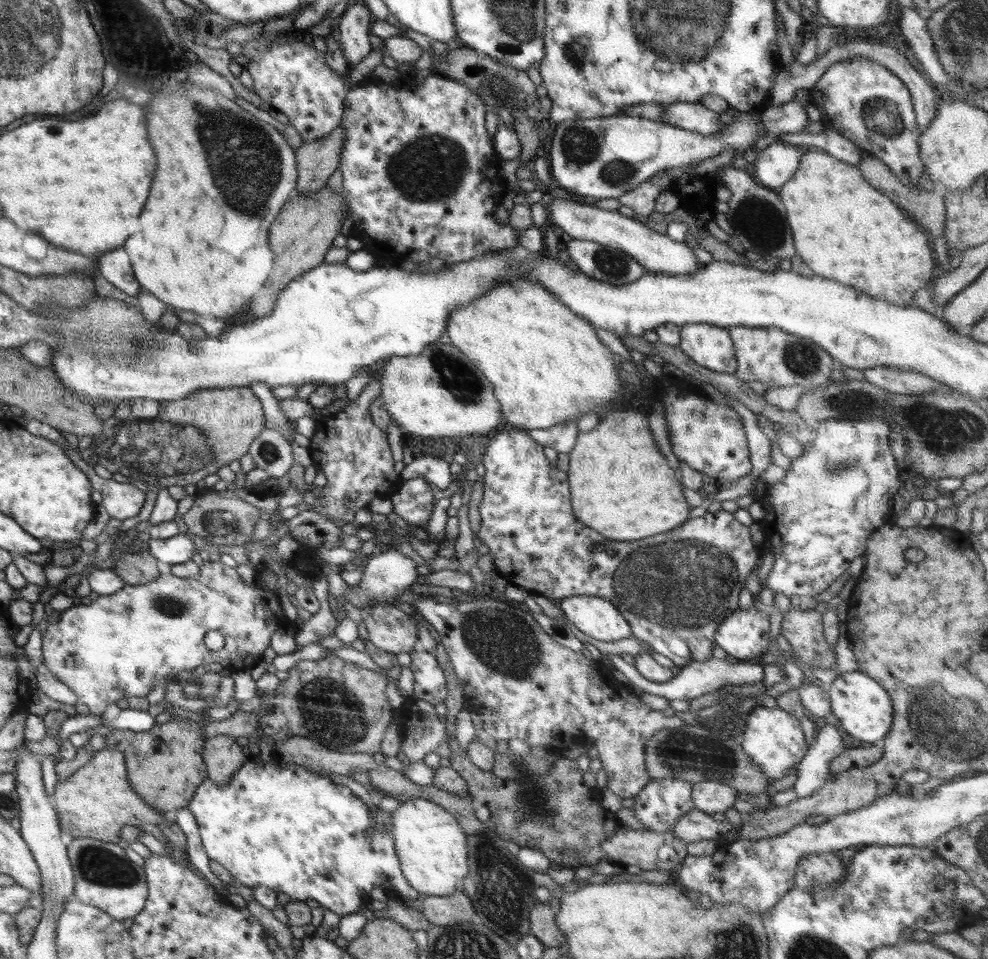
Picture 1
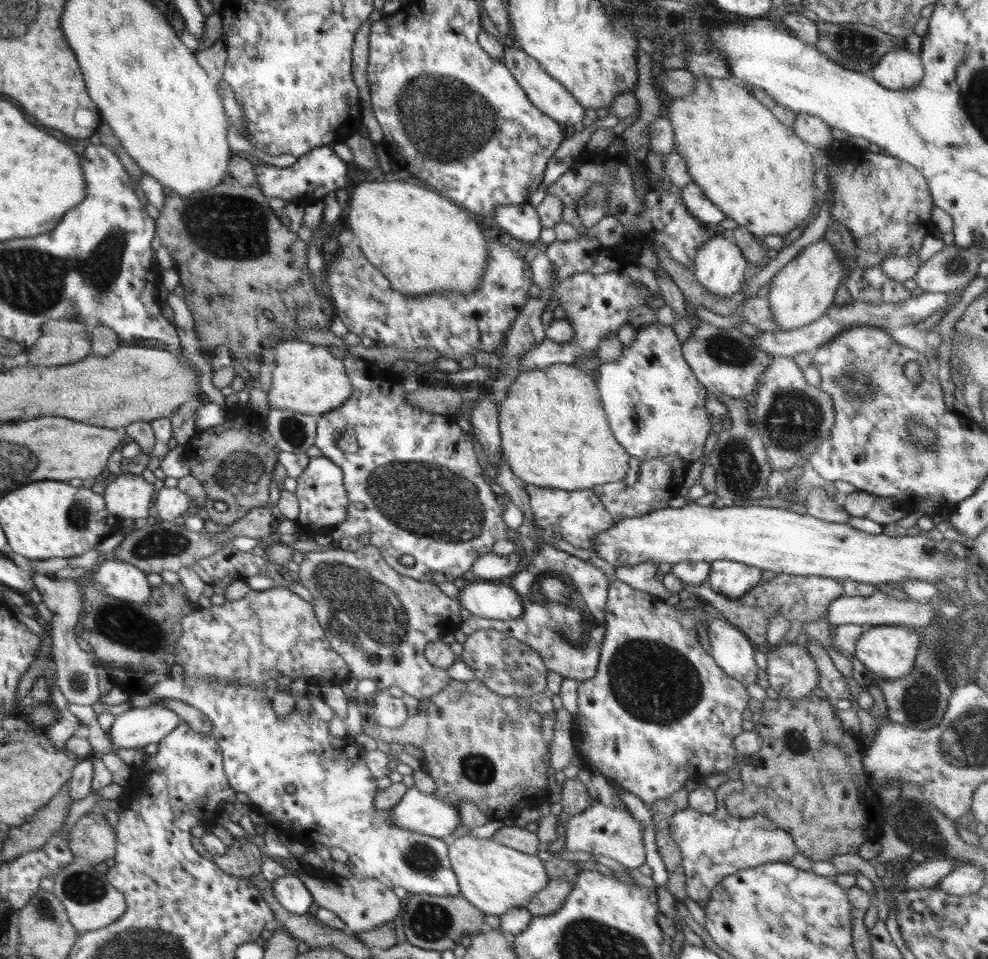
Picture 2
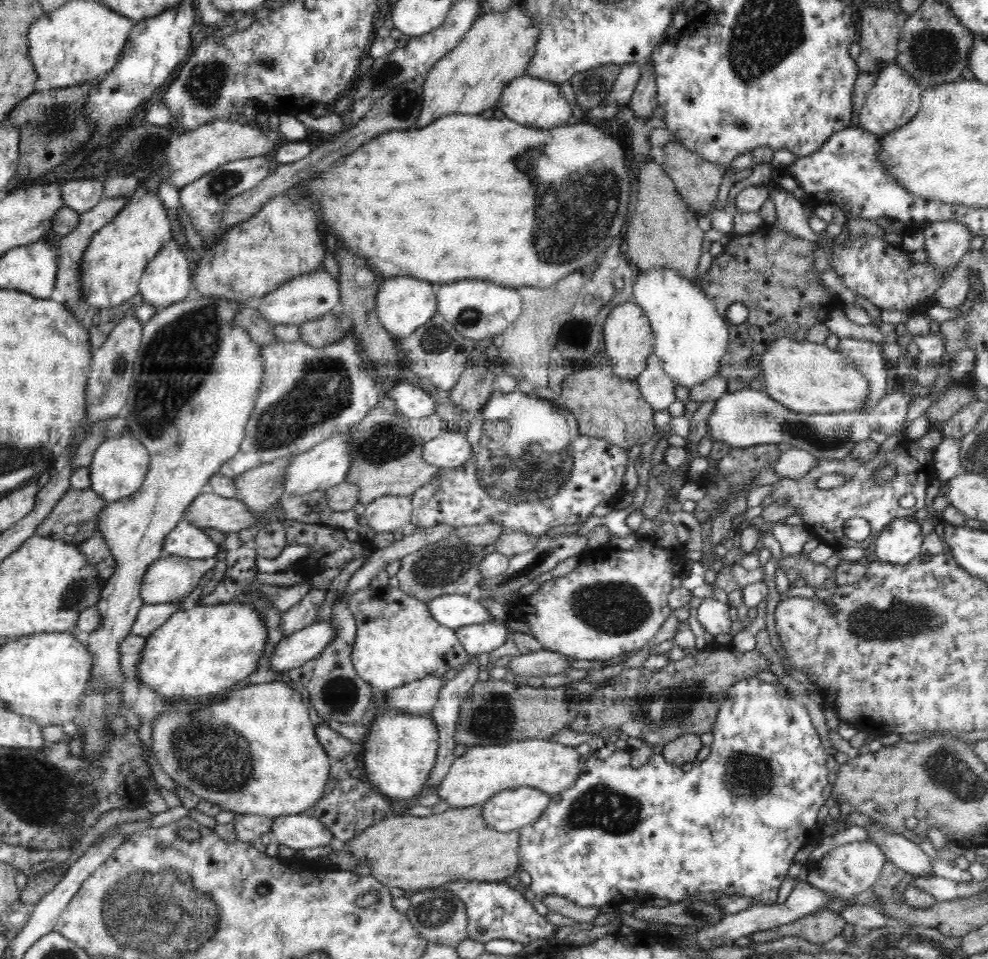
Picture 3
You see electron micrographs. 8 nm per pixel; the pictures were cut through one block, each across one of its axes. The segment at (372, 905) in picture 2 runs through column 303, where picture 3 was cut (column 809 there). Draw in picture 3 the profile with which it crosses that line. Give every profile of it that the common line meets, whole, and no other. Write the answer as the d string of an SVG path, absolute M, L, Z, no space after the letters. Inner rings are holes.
M872 841L846 843L826 853L820 861L810 864L806 881L819 890L831 894L834 900L851 900L872 886L887 863L882 849Z

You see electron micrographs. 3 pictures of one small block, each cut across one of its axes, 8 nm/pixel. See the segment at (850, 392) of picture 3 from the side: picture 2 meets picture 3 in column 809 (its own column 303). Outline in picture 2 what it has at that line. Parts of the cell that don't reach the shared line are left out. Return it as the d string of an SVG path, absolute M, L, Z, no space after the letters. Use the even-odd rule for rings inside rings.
M294 338L276 344L274 349L276 368L267 392L270 409L288 409L320 417L342 406L350 398L352 385L346 374L345 361L334 357L329 346L313 345Z

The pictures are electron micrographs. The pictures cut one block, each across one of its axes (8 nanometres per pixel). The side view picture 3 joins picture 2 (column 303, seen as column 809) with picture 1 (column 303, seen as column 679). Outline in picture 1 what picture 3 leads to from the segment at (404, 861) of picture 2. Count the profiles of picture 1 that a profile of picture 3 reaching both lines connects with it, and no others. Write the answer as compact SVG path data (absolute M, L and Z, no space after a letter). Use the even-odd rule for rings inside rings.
M250 754L248 762L244 763L228 783L224 785L218 785L210 781L210 779L201 782L201 785L197 787L196 792L193 794L191 801L187 804L190 812L196 819L196 826L200 833L200 840L202 846L211 862L218 862L222 864L226 870L233 876L238 878L244 886L248 886L251 889L258 884L264 884L271 890L274 890L277 894L284 893L292 898L292 900L307 901L317 900L322 907L332 910L341 917L347 914L352 914L360 910L362 904L370 902L370 890L372 885L382 885L387 890L388 897L393 900L394 897L404 896L410 898L411 903L417 899L420 893L412 888L410 884L404 878L402 870L400 868L400 860L398 860L398 854L396 854L396 846L394 846L394 836L392 836L392 812L384 812L380 808L376 808L373 814L370 814L368 806L355 796L349 787L342 784L336 784L332 778L322 775L312 770L307 770L302 765L281 764L279 758L276 758L274 763L266 763L262 761L259 755ZM372 826L373 830L371 834L367 833L367 828Z

